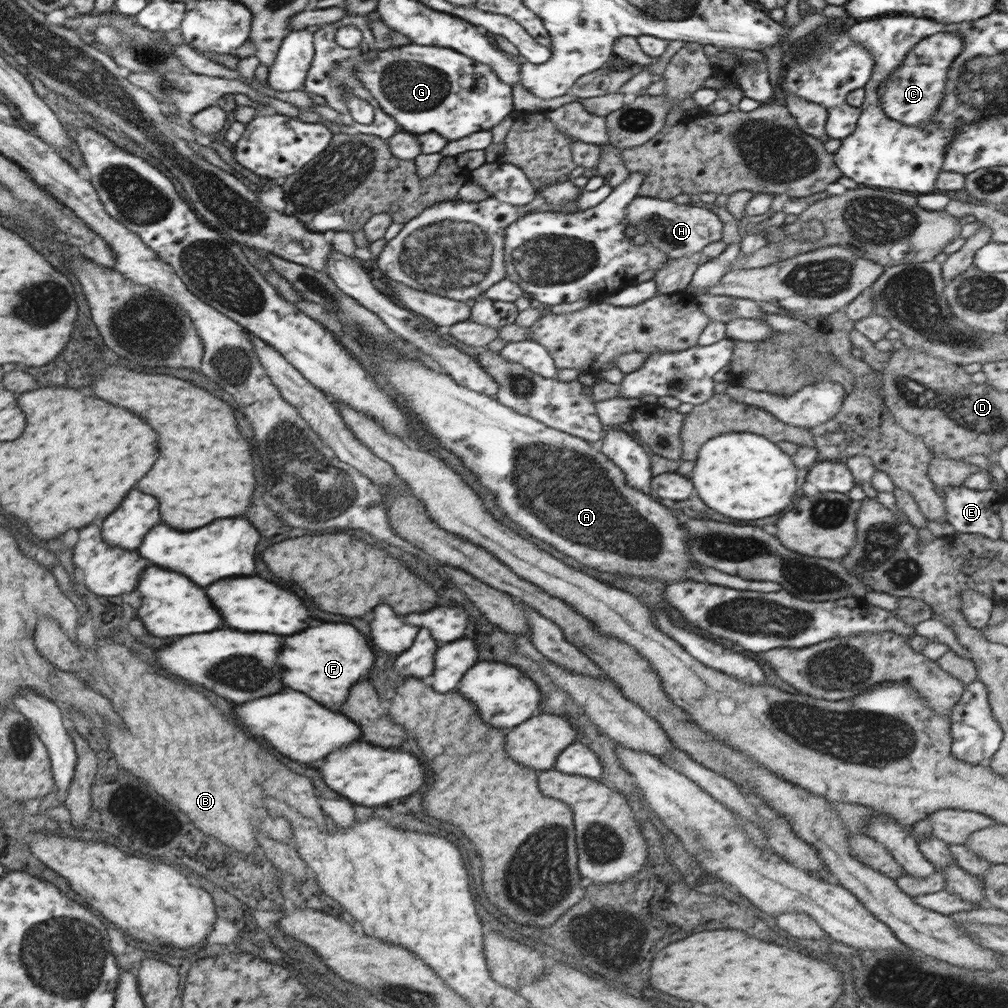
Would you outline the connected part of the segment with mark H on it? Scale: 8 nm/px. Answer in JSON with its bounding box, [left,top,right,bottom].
[626,195,727,259]

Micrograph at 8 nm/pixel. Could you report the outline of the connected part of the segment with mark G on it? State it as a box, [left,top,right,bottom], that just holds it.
[355,43,514,140]

